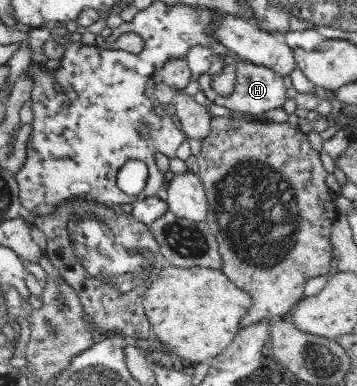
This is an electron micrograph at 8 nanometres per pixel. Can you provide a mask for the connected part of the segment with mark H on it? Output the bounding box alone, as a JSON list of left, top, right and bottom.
[199,59,288,115]

